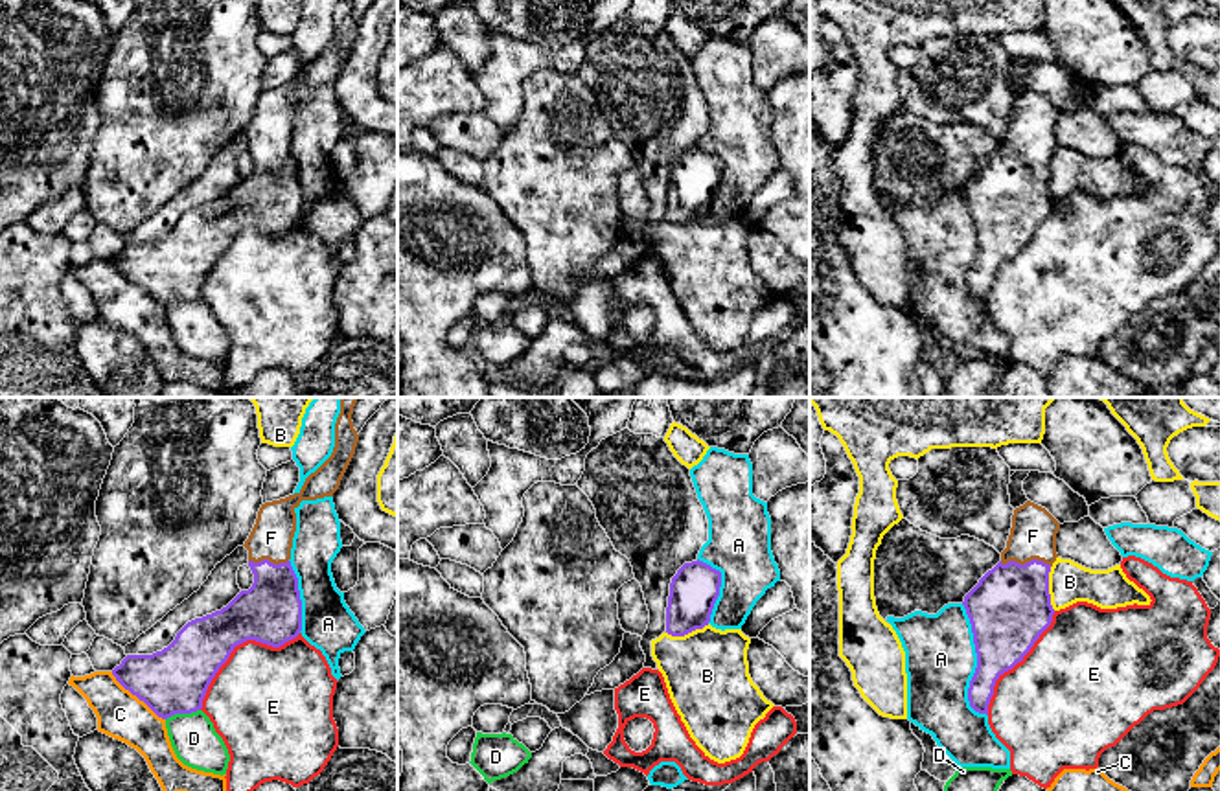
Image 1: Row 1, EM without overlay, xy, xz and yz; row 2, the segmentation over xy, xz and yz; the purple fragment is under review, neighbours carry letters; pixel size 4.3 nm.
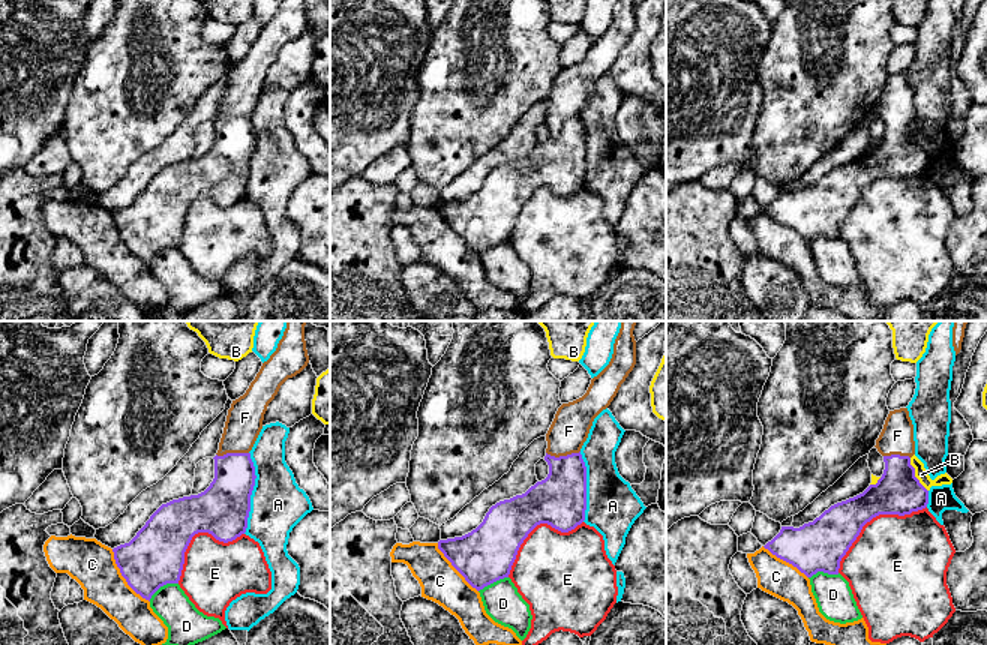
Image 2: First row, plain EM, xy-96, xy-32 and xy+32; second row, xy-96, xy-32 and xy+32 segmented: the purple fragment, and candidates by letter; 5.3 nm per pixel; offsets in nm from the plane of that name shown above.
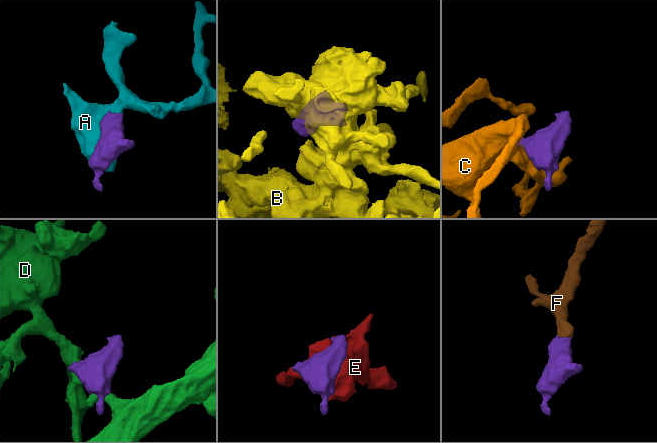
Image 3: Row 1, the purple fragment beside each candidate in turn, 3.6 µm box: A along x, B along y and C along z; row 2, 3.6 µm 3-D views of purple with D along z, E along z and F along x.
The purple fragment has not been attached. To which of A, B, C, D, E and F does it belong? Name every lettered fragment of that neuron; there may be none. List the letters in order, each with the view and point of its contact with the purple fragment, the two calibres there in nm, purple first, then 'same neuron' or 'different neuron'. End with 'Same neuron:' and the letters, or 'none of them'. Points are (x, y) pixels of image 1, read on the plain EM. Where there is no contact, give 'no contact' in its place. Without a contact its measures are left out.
A: yz (978, 251) | 320/320 nm | different neuron
B: yz (1047, 177) | 360/180 nm | different neuron
C: xy (137, 284) | 280/200 nm | different neuron
D: xy (183, 300) | 280/200 nm | different neuron
E: xy (236, 232) | 280/420 nm | different neuron
F: yz (1025, 151) | 360/200 nm | same neuron
Same neuron: F

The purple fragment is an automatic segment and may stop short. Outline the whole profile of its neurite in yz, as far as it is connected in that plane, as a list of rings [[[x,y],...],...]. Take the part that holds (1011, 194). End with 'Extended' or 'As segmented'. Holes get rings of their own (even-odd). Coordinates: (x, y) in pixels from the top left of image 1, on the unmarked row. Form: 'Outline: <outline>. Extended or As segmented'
Outline: [[[1027,88],[1014,97],[1001,149],[964,184],[977,256],[970,269],[970,294],[988,304],[996,269],[1030,239],[1051,213],[1054,197],[1049,160],[1056,149],[1060,110]]]. Extended

